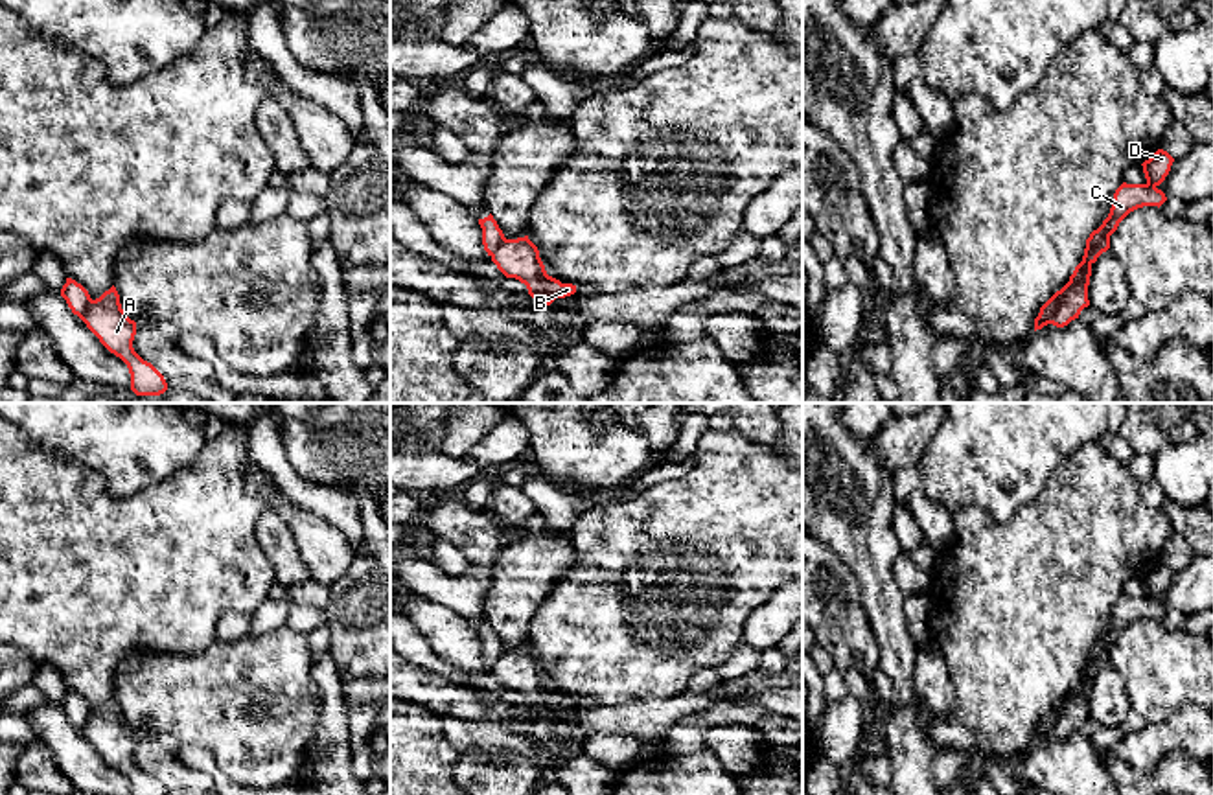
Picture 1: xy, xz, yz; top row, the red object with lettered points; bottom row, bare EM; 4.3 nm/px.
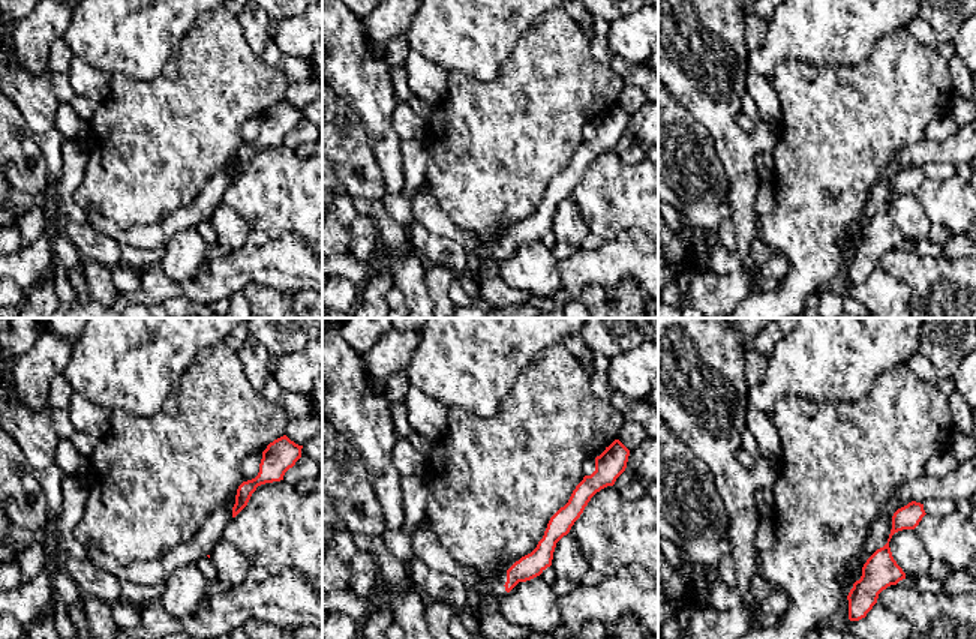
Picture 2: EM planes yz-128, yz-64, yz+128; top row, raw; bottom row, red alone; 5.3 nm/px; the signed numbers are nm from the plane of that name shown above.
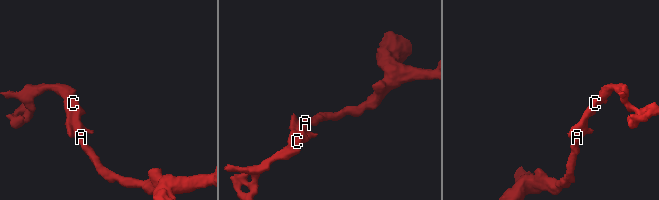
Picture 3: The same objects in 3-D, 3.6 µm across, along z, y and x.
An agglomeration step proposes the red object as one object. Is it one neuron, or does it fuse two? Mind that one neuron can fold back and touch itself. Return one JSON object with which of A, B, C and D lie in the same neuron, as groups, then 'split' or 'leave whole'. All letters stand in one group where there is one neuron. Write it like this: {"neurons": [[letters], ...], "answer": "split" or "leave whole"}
{"neurons": [["A", "B", "C"], ["D"]], "answer": "split"}

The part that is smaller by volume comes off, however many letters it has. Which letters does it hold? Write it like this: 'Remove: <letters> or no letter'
Remove: D

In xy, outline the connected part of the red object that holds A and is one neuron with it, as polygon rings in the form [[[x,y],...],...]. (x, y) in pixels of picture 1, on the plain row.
[[[114,697],[90,714],[81,732],[110,766],[127,777],[131,795],[166,795],[164,788],[134,764],[136,734],[121,721]]]

